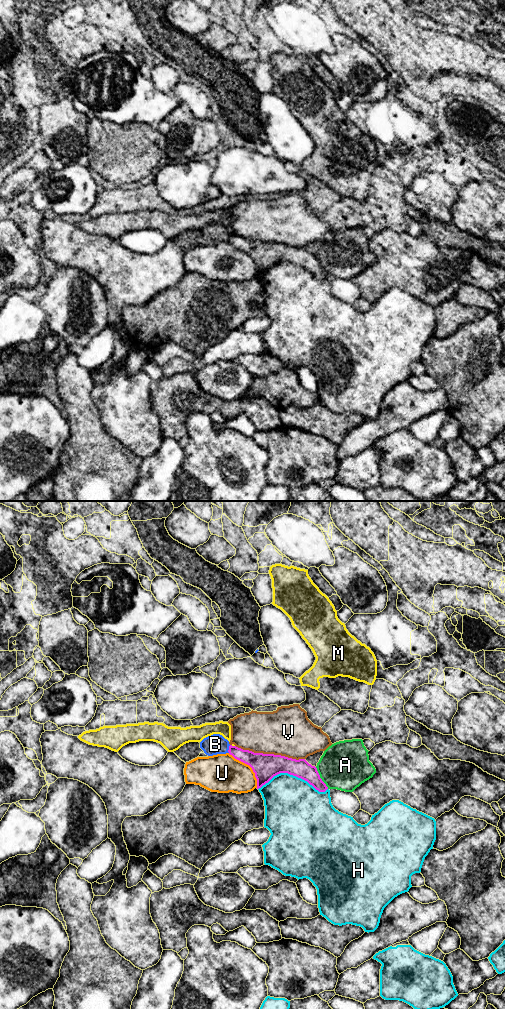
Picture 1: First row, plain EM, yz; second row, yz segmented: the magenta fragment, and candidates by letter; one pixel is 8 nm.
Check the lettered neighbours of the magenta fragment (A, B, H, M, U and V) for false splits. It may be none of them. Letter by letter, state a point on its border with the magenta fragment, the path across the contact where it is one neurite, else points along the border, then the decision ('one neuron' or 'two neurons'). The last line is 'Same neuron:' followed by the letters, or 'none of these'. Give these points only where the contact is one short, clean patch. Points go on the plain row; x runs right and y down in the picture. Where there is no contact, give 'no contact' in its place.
A: meets magenta in yz at (320, 266); two neurons
B: meets magenta in yz at (229, 237); border along yz (230, 233), (228, 240); two neurons
H: meets magenta in yz at (292, 262); two neurons
M: meets magenta in yz at (233, 234); border along yz (231, 233), (234, 234); two neurons
U: meets magenta in yz at (249, 253); border along yz (228, 241), (251, 256), (257, 275); two neurons
V: meets magenta in yz at (270, 242); two neurons
Same neuron: none of these

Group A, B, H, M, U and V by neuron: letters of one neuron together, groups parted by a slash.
A / B / H / M / U / V

